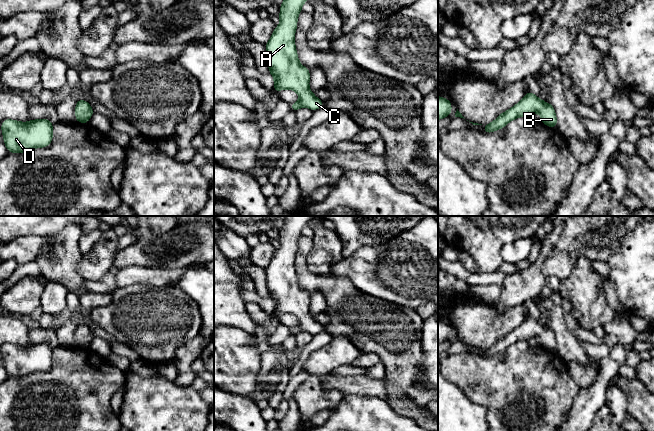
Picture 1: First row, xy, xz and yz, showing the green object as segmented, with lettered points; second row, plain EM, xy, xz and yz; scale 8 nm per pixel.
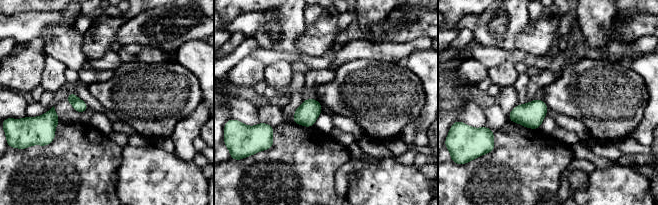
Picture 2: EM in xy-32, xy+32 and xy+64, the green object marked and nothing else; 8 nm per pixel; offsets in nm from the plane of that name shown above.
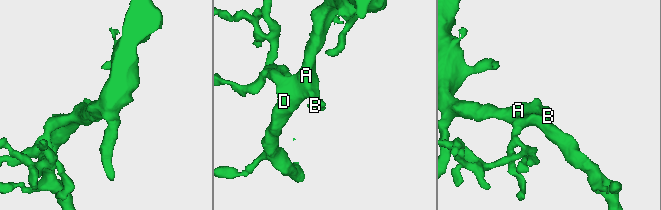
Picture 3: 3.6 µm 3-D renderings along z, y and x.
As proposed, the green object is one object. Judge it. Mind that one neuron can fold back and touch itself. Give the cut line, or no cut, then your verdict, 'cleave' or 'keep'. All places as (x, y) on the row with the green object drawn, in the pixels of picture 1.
no cut; keep

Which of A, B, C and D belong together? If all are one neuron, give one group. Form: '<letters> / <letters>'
A B C D

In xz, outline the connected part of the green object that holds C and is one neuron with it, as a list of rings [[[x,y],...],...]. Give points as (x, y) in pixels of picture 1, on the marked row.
[[[283,0],[280,6],[280,24],[275,27],[265,44],[269,73],[274,78],[274,92],[290,89],[299,94],[299,100],[290,104],[292,111],[307,107],[315,111],[324,106],[309,88],[310,70],[298,59],[294,36],[297,19],[307,0]]]

